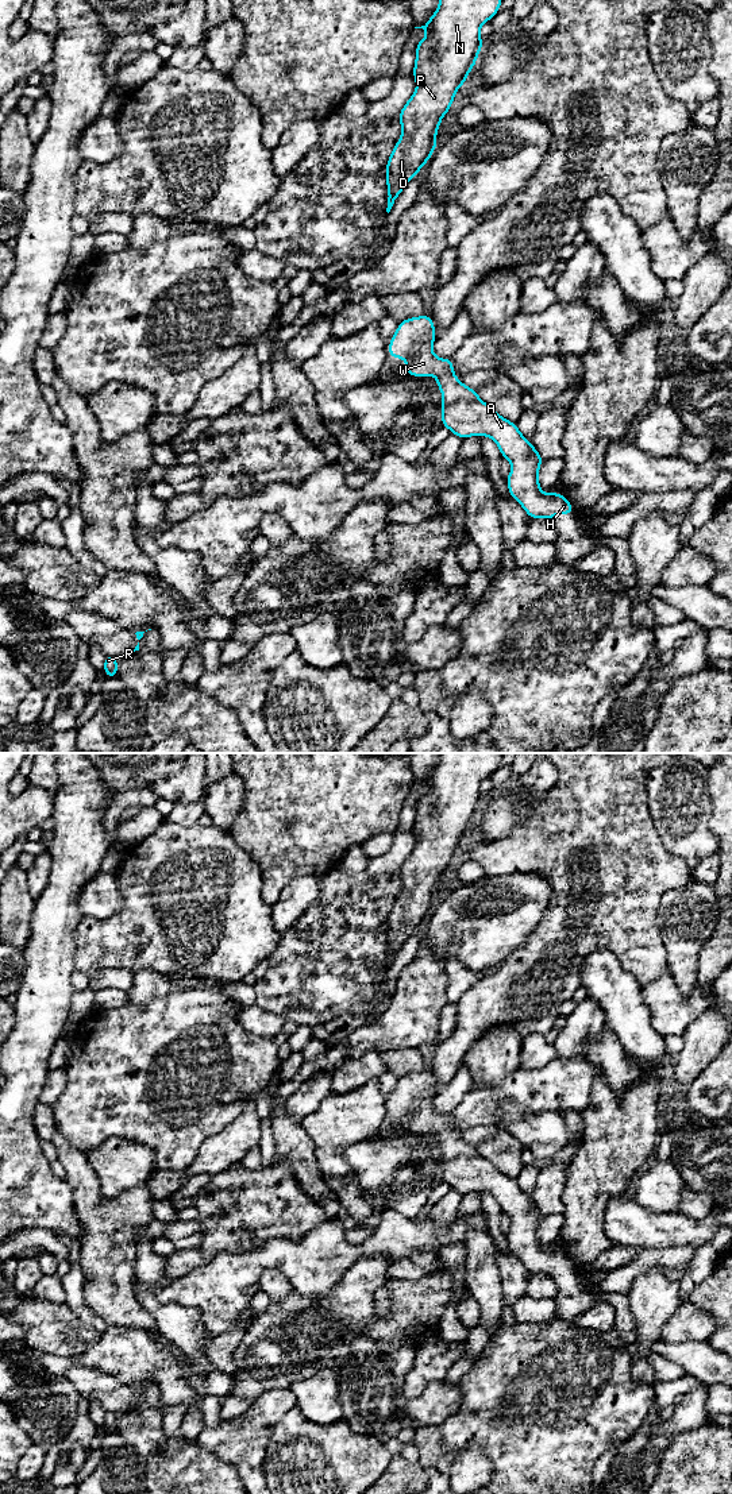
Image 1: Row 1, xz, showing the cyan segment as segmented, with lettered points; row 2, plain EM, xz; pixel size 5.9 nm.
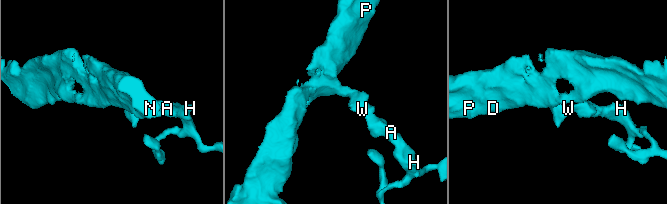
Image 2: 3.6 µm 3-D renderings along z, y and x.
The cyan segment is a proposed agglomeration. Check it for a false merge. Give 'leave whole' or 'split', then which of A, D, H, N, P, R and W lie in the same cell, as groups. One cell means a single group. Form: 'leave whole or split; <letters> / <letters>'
leave whole; A D H N P R W

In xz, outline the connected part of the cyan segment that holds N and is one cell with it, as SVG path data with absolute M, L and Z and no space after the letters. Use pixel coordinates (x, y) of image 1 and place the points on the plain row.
M439 753L439 763L431 775L424 781L415 783L425 785L427 792L416 802L412 829L416 846L400 866L401 893L386 919L388 969L405 941L428 918L438 902L436 888L440 877L450 866L458 843L466 839L483 802L479 785L500 767L501 757L502 753Z

